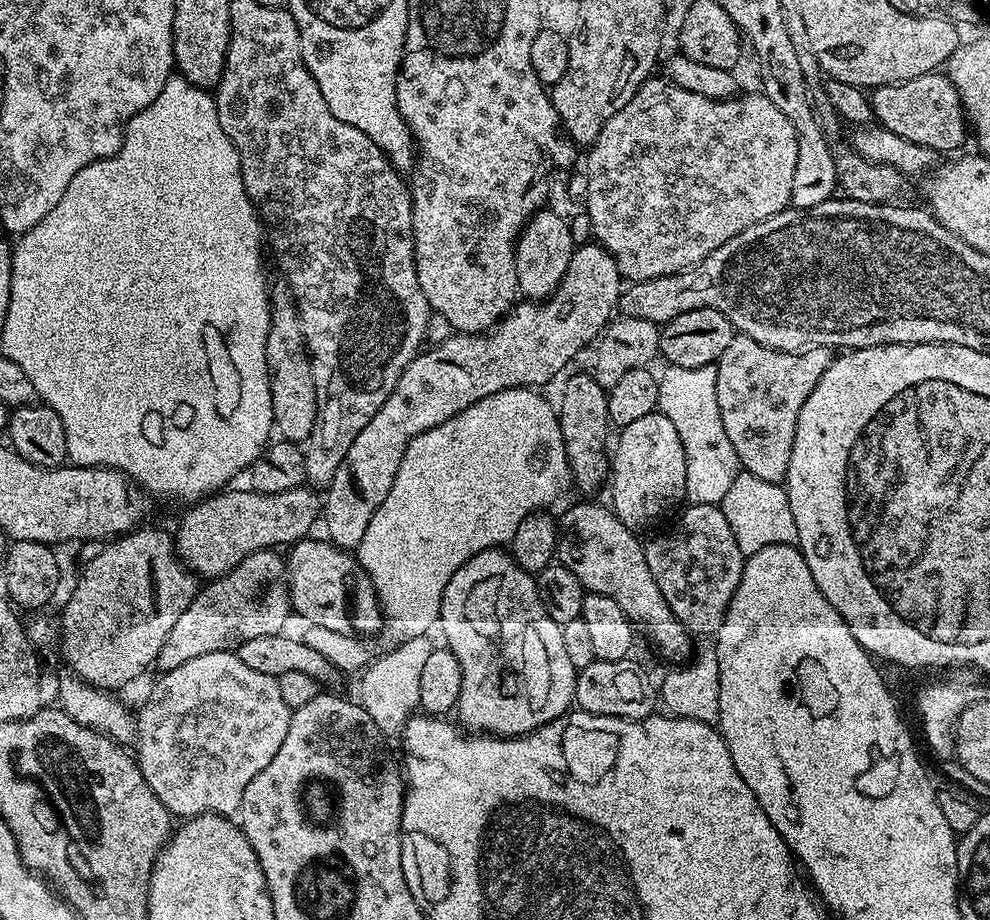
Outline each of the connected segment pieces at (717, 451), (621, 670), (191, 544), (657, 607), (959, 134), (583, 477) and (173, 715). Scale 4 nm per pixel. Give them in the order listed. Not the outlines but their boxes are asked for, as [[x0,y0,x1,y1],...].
[[657,365,740,504],[575,658,658,720],[174,486,322,581],[556,504,694,666],[870,71,966,154],[557,373,610,492],[134,651,292,818]]

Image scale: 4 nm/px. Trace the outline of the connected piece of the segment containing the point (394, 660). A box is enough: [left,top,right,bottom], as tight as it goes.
[358,636,434,738]

